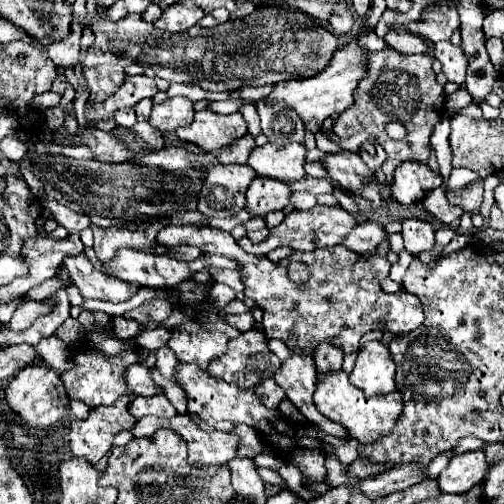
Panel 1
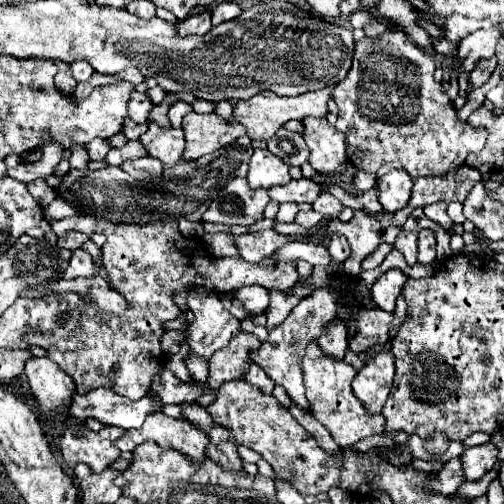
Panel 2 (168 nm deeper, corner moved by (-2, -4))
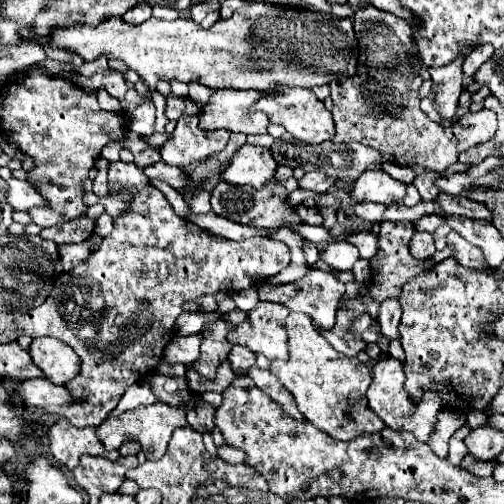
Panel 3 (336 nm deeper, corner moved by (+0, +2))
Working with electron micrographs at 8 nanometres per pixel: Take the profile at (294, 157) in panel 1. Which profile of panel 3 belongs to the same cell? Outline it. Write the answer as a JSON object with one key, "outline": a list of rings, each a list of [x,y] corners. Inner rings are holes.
{"outline":[[[244,144],[228,162],[222,172],[222,180],[234,186],[262,188],[276,172],[278,164],[268,148]]]}

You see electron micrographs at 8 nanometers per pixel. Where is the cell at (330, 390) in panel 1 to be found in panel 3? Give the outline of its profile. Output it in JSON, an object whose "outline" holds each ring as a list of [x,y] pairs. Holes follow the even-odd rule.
{"outline":[[[288,314],[286,334],[290,356],[284,362],[270,362],[270,372],[276,374],[282,386],[296,398],[298,410],[304,418],[326,434],[332,434],[336,440],[352,440],[358,434],[384,428],[384,422],[368,408],[366,391],[372,377],[366,364],[358,358],[348,358],[336,352],[304,314]]]}

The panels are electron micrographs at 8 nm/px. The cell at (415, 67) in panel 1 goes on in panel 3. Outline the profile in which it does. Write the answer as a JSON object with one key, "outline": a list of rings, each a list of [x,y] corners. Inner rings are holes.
{"outline":[[[364,6],[358,8],[354,12],[354,32],[358,38],[358,46],[360,46],[360,60],[358,60],[358,74],[356,76],[348,76],[348,78],[336,78],[330,82],[330,90],[332,90],[332,116],[334,116],[334,126],[336,126],[336,134],[332,138],[332,142],[360,142],[364,146],[376,148],[384,160],[394,162],[398,166],[424,166],[436,172],[444,172],[448,166],[452,166],[454,162],[458,162],[458,154],[488,142],[496,130],[498,130],[498,122],[496,122],[496,114],[488,108],[482,108],[480,112],[468,112],[460,118],[460,122],[456,122],[452,126],[443,126],[441,123],[428,120],[426,114],[422,114],[420,110],[420,100],[418,100],[418,88],[422,84],[422,78],[418,74],[420,70],[420,58],[418,58],[418,50],[416,50],[416,42],[412,40],[412,26],[390,14],[384,10],[378,10],[374,6]]]}

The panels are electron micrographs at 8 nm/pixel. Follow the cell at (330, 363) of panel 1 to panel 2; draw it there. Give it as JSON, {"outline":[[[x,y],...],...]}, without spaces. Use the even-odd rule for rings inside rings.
{"outline":[[[334,320],[318,340],[322,352],[334,360],[342,360],[348,350],[348,328],[342,320]]]}

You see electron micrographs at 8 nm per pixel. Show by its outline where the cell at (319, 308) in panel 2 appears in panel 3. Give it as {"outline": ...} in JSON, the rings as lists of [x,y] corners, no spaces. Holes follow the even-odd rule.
{"outline":[[[260,302],[254,310],[246,312],[246,320],[236,324],[234,330],[228,332],[228,342],[248,346],[252,352],[264,354],[268,360],[286,360],[288,358],[288,344],[286,344],[286,328],[284,320],[288,316],[288,308],[276,302]]]}

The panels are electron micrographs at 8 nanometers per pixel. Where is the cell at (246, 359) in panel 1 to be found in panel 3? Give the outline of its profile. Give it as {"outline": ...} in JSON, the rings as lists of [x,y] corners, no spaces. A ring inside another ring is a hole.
{"outline":[[[224,320],[204,324],[204,328],[200,332],[204,338],[200,344],[200,358],[196,364],[192,364],[192,368],[196,368],[196,372],[200,376],[214,378],[218,364],[228,358],[232,344],[226,340],[226,334],[230,330],[232,330],[232,324],[224,322]]]}

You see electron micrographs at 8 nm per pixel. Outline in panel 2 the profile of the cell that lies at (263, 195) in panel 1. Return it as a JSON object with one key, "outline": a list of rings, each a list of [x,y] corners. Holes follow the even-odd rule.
{"outline":[[[290,180],[290,184],[278,186],[278,188],[270,188],[268,196],[272,202],[276,204],[284,204],[284,202],[314,202],[316,196],[320,194],[318,186],[314,180]]]}

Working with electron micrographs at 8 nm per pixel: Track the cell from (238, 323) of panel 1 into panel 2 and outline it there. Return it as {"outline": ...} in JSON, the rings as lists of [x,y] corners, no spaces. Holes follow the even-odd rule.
{"outline":[[[204,288],[190,290],[188,308],[194,312],[194,322],[188,326],[188,344],[202,358],[210,358],[240,332],[242,320],[222,308],[216,292]]]}

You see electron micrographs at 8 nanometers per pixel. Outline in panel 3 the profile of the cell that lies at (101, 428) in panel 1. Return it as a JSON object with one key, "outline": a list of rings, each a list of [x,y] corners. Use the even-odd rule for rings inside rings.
{"outline":[[[60,418],[54,426],[48,430],[48,446],[50,454],[56,462],[64,464],[68,470],[72,470],[78,464],[78,458],[82,454],[90,456],[102,456],[108,460],[118,460],[118,450],[104,450],[102,442],[96,436],[96,428],[76,428],[68,420]]]}

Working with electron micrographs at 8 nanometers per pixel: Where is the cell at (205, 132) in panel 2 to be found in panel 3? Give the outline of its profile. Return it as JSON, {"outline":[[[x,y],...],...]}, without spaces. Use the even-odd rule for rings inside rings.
{"outline":[[[198,114],[184,116],[176,124],[172,136],[160,146],[162,162],[170,166],[190,166],[206,160],[212,152],[224,150],[228,144],[228,130],[202,132],[198,128]]]}

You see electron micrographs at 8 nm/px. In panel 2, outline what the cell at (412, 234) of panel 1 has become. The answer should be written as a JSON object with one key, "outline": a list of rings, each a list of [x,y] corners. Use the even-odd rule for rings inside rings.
{"outline":[[[430,230],[418,232],[418,262],[428,264],[436,260],[436,238]]]}

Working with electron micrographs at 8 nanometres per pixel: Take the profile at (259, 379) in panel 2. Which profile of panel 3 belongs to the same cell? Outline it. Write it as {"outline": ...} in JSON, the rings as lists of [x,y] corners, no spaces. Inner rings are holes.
{"outline":[[[232,346],[230,354],[228,354],[228,360],[232,362],[234,370],[238,370],[240,374],[246,374],[246,370],[250,366],[254,366],[254,362],[256,362],[254,354],[246,346]]]}

